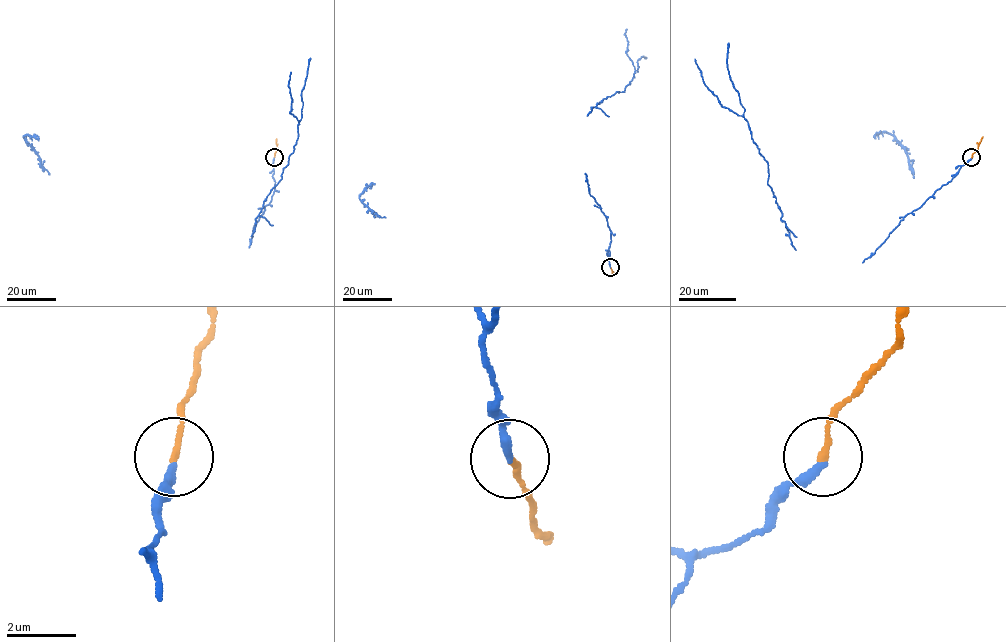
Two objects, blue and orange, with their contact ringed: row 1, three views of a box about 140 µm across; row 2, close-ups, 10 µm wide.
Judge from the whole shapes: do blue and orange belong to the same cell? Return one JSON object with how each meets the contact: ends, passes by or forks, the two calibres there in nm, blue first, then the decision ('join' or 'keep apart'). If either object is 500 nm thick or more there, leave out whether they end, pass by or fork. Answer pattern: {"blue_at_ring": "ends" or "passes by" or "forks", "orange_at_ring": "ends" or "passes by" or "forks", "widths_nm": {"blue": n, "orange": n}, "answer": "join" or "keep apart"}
{"blue_at_ring": "ends", "orange_at_ring": "ends", "widths_nm": {"blue": 240, "orange": 180}, "answer": "join"}

